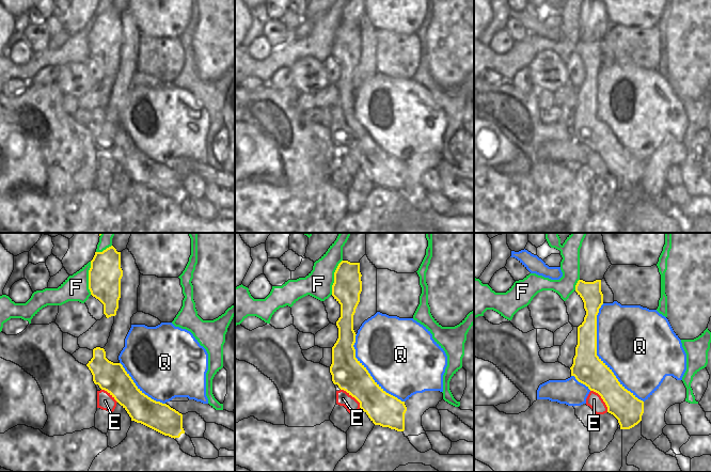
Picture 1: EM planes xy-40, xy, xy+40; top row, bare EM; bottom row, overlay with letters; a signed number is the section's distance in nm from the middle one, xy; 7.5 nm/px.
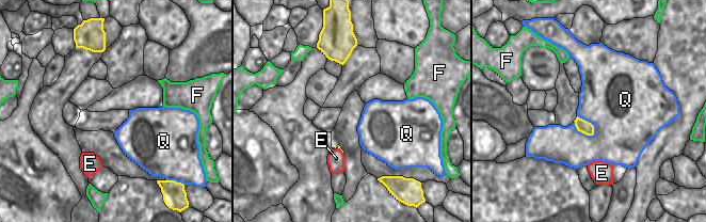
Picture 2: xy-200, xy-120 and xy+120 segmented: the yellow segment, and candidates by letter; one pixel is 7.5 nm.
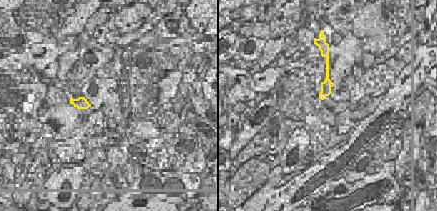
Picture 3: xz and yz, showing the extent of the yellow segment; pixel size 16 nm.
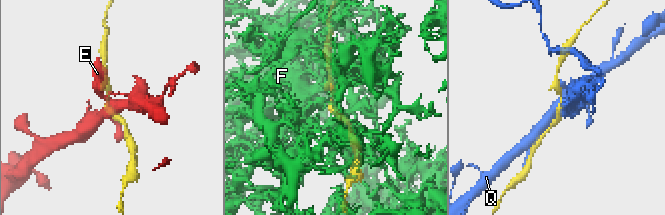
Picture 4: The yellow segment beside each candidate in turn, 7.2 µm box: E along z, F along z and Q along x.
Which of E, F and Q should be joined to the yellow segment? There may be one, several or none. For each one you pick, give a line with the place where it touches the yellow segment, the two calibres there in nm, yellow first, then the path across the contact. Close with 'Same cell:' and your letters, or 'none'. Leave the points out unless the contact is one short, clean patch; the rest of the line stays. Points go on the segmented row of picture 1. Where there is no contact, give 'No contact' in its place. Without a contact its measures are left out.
Same cell: none

